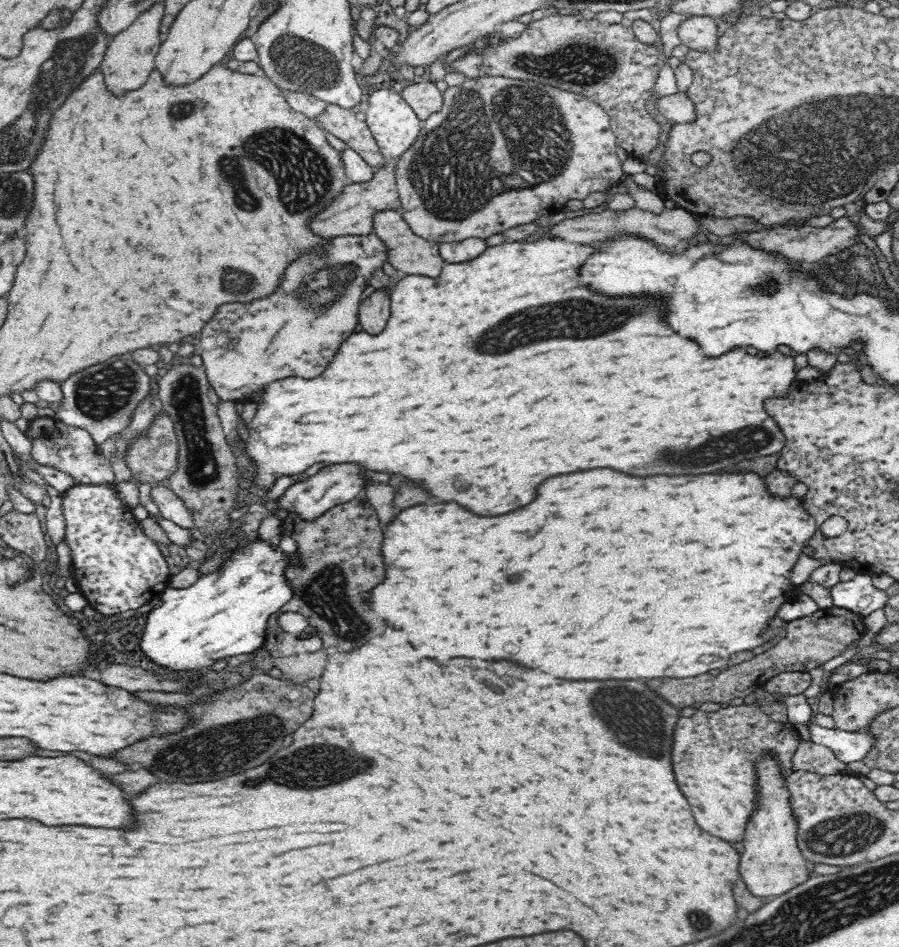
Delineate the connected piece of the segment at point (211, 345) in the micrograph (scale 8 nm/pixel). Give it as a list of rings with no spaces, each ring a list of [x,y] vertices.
[[[374,233],[366,236],[337,236],[330,242],[324,242],[322,248],[314,248],[290,264],[284,272],[280,288],[272,296],[252,300],[250,304],[222,304],[212,320],[202,328],[197,345],[214,392],[222,400],[242,402],[243,396],[258,393],[262,386],[270,382],[291,376],[311,379],[322,374],[334,358],[338,346],[348,338],[350,332],[354,332],[358,324],[356,310],[362,303],[360,296],[370,283],[374,270],[386,262],[386,255],[386,245]]]

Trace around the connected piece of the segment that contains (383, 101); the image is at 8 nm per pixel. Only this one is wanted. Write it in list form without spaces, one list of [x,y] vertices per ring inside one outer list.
[[[375,90],[368,97],[367,104],[368,107],[364,112],[366,125],[371,130],[380,153],[385,156],[387,161],[398,159],[398,156],[408,151],[408,146],[411,146],[415,138],[420,135],[421,120],[410,105],[404,101],[404,97],[392,90]]]

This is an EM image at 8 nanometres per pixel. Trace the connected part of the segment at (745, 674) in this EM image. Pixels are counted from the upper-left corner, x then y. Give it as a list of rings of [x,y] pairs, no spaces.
[[[833,606],[828,609],[819,609],[805,618],[798,618],[785,623],[781,627],[784,631],[784,638],[780,638],[768,650],[764,650],[764,652],[760,652],[760,654],[754,655],[752,658],[744,660],[735,666],[727,666],[714,672],[708,671],[687,679],[646,680],[646,684],[656,694],[660,694],[662,699],[666,699],[668,704],[680,709],[685,706],[691,706],[695,702],[700,704],[704,702],[736,703],[756,689],[761,689],[762,684],[766,680],[770,680],[772,676],[783,674],[784,672],[809,673],[811,669],[824,665],[831,658],[838,657],[856,639],[867,635],[862,616],[844,608],[834,608]]]

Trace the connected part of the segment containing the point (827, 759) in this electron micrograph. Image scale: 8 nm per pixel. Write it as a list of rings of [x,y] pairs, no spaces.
[[[801,742],[792,754],[794,770],[816,772],[822,776],[844,772],[846,763],[838,760],[830,748],[814,742]]]

